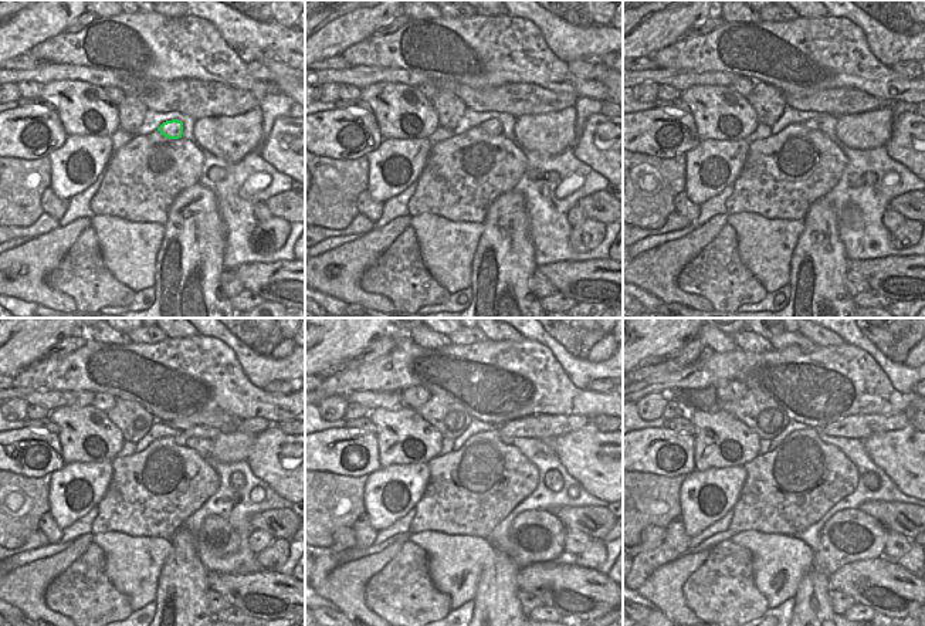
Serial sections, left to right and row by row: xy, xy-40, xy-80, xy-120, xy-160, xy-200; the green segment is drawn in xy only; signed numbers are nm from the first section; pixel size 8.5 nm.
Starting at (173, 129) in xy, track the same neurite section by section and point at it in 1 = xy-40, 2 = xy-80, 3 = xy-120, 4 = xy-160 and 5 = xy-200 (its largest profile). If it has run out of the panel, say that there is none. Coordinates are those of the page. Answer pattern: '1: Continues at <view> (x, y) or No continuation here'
1: Continues at xy-40 (493, 127)
2: Continues at xy-80 (812, 124)
3: Continues at xy-120 (200, 432)
4: Continues at xy-160 (541, 427)
5: Continues at xy-200 (860, 427).

